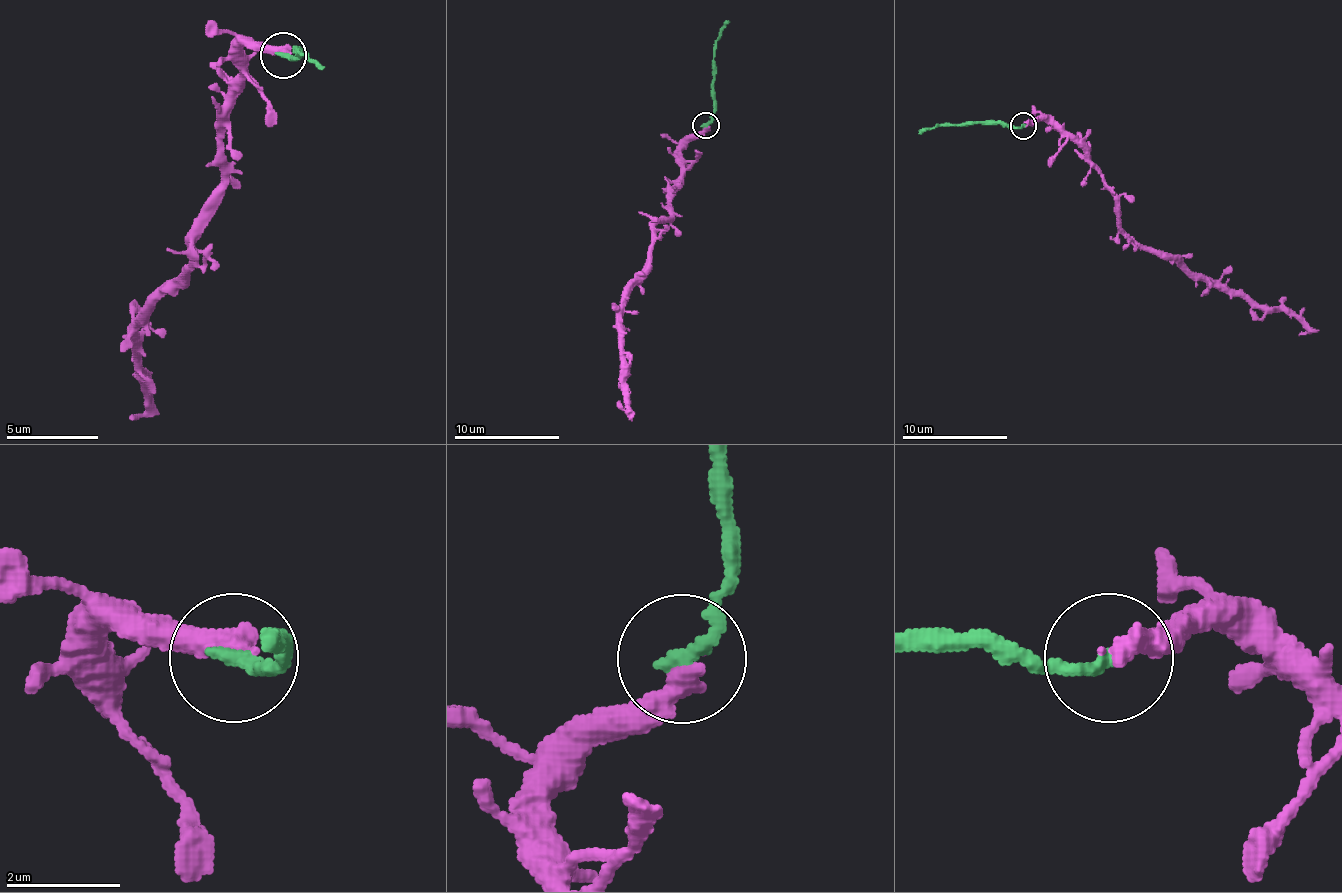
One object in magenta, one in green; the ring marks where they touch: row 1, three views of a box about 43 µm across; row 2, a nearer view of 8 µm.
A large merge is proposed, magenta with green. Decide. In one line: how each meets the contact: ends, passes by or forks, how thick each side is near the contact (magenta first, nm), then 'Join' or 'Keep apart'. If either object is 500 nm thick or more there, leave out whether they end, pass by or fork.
At the ring magenta ends. At the ring green ends. Thickness 440 nm (magenta) against 280 nm. Keep apart

